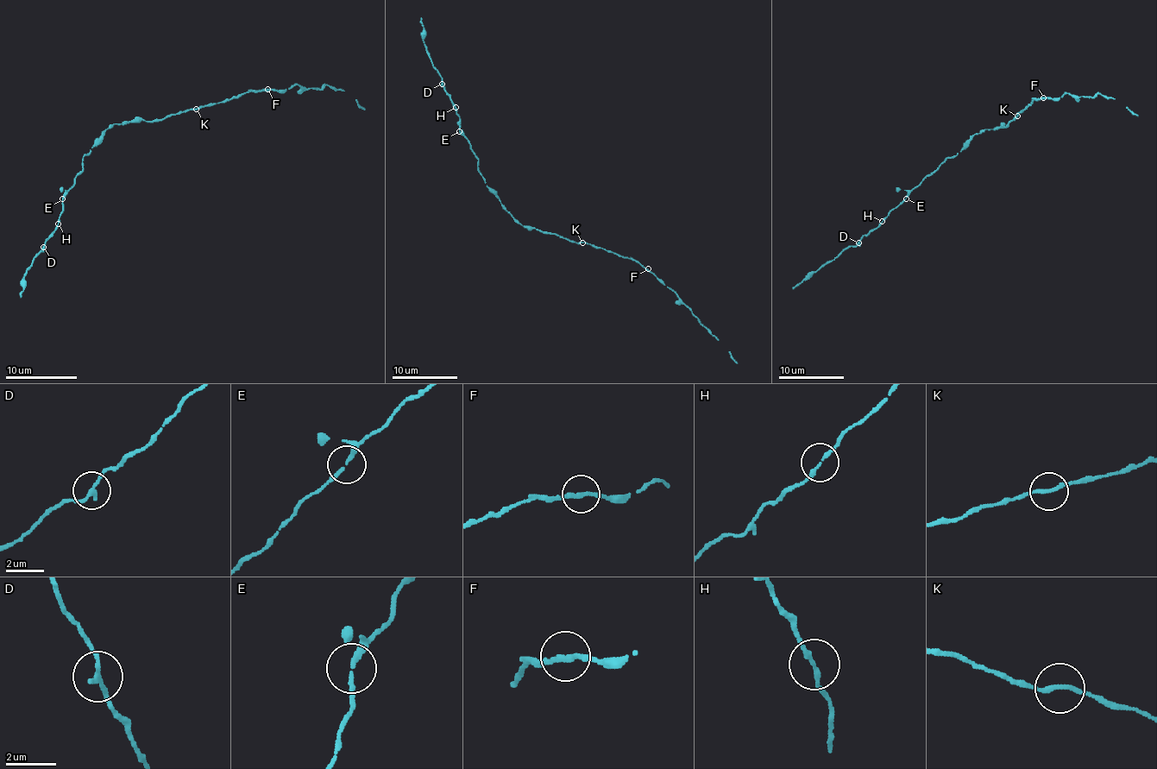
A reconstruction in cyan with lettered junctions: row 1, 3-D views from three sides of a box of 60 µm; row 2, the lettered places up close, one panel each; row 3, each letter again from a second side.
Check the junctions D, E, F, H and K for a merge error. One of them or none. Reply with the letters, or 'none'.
none

